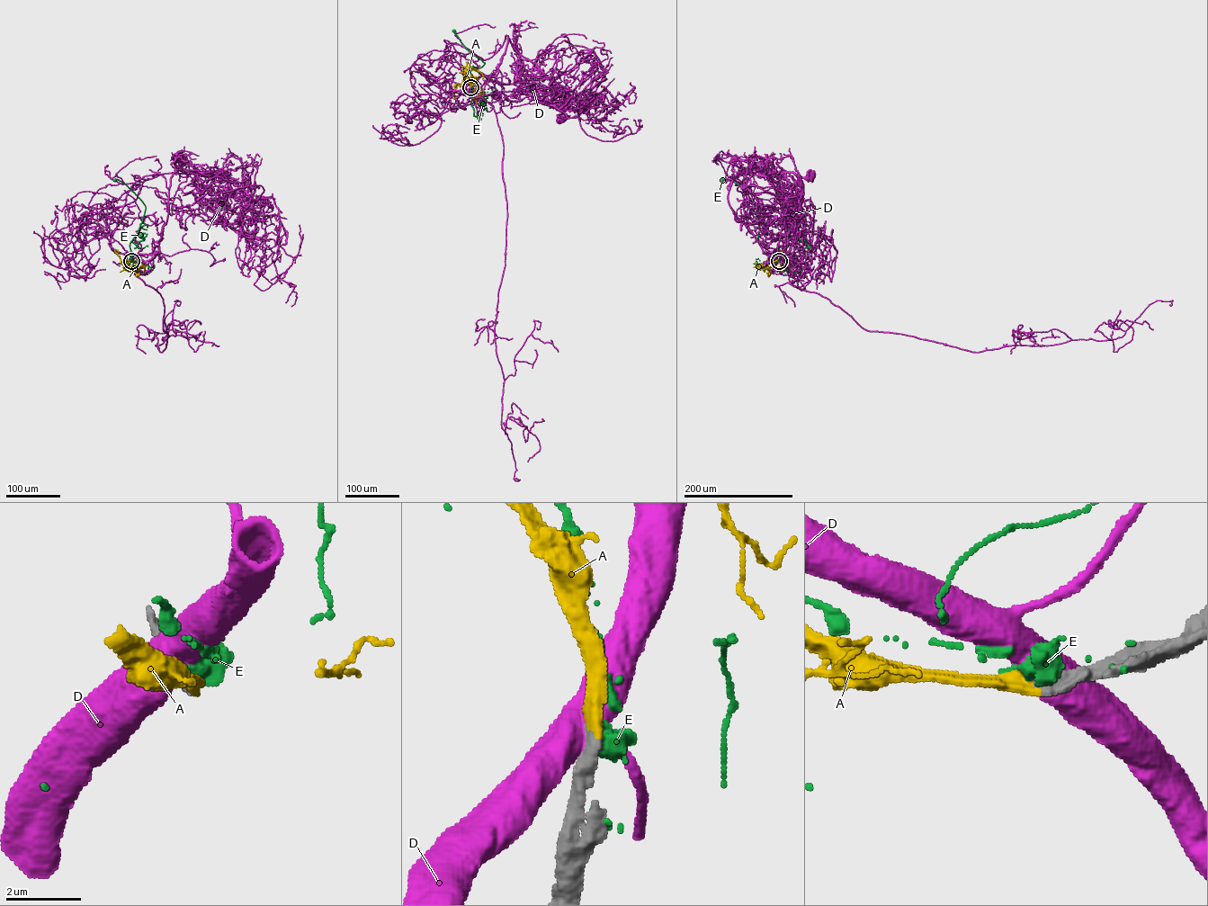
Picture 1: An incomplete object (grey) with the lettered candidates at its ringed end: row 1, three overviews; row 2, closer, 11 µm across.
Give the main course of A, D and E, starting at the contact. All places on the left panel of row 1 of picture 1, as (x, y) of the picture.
A: (131, 261), (125, 265), (126, 269), (140, 268), (137, 265)
D: (131, 261), (138, 256), (148, 261), (159, 252), (172, 174), (183, 170), (202, 175), (226, 173), (221, 175)
E: (131, 261), (129, 244), (142, 221), (146, 206), (126, 185), (115, 180)

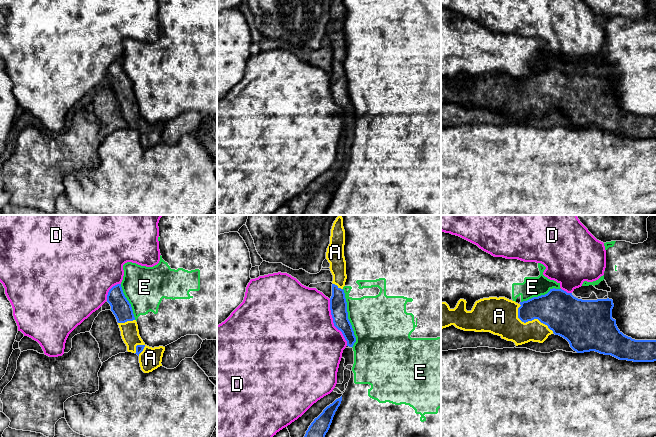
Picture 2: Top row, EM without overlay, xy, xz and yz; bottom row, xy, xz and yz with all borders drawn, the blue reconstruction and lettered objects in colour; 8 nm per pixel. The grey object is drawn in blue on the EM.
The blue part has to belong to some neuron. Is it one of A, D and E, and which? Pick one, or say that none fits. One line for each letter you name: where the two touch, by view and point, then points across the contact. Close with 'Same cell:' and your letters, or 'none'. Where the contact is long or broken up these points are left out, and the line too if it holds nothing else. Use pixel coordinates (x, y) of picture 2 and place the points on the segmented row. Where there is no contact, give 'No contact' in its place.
A: Touches blue at yz (529, 320)
Same cell: A

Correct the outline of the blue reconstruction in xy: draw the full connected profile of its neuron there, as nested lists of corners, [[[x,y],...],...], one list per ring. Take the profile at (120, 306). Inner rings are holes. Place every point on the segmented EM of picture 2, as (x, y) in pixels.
[[[117,284],[109,290],[107,302],[117,319],[127,351],[139,356],[141,370],[144,373],[149,373],[162,366],[161,362],[165,347],[152,348],[143,342],[139,335],[131,304],[125,297],[121,284]]]

